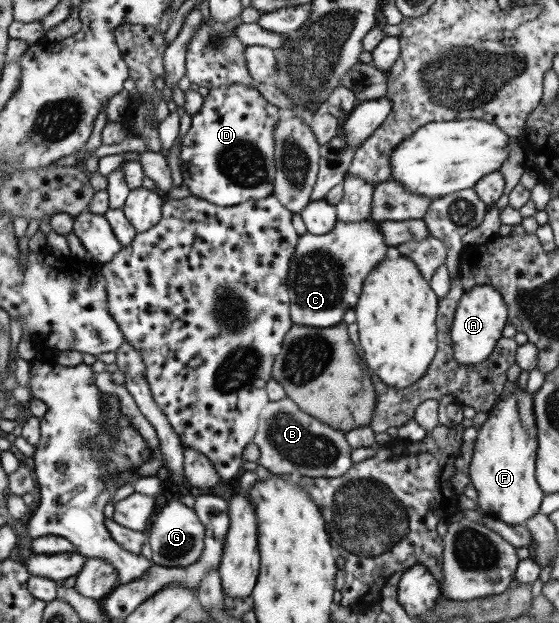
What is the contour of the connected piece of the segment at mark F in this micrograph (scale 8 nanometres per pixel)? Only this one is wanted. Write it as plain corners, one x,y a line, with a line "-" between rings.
514,388
504,398
494,401
487,411
488,418
479,427
476,441
468,466
468,478
478,494
477,507
496,517
496,519
510,525
525,524
528,518
539,512
539,504
543,493
535,480
536,435
535,415
532,406
533,394
528,394
524,388

